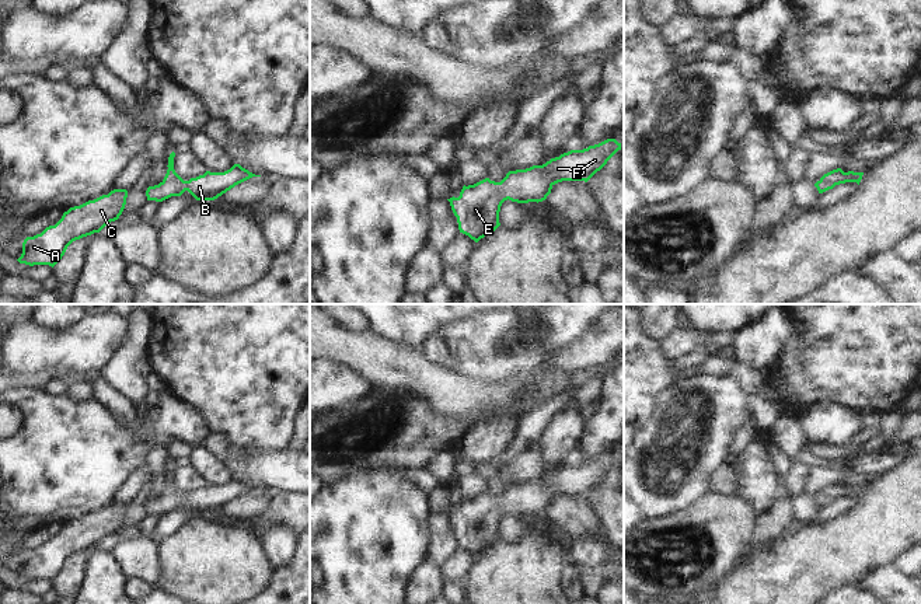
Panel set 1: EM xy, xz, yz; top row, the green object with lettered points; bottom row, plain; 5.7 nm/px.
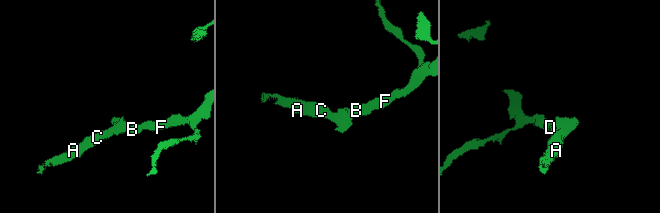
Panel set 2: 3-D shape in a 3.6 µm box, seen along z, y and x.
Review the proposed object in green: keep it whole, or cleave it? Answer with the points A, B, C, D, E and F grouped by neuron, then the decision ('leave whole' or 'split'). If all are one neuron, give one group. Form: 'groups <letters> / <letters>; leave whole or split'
groups A B C D E F; leave whole

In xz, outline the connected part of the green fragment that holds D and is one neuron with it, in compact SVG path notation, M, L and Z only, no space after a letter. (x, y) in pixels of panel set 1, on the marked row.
M607 139L583 150L564 153L543 165L509 171L500 182L485 178L474 185L464 185L458 198L447 199L460 233L478 242L500 226L499 212L505 200L538 203L547 199L558 182L587 182L618 150L621 143Z

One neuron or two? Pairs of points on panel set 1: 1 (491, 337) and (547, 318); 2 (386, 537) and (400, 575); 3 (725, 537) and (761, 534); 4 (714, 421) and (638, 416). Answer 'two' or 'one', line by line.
1: one
2: one
3: two
4: two

